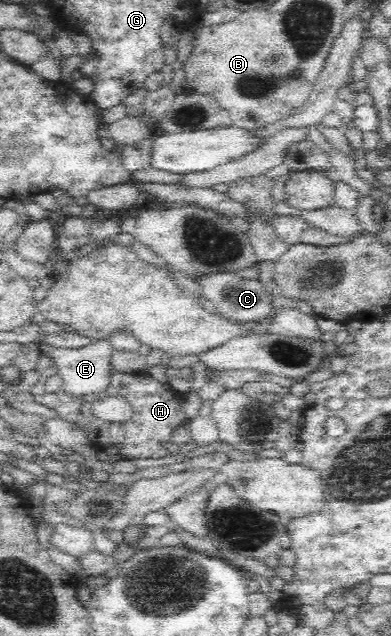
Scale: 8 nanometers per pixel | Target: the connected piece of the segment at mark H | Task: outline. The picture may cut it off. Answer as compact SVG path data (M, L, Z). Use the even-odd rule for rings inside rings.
M40 357L36 364L36 370L40 374L38 382L31 386L30 398L40 401L49 408L58 412L58 417L76 423L87 433L87 438L98 449L107 445L114 445L115 449L125 458L161 458L168 455L164 447L170 441L173 430L183 422L186 414L181 406L183 393L175 391L168 383L158 382L147 373L123 373L117 371L109 362L109 384L103 390L95 390L85 394L83 398L76 394L69 394L62 386L55 392L48 392L45 388L47 378L57 373L57 367L47 357ZM101 397L123 397L133 410L132 416L126 422L109 423L98 419L90 410L91 404Z

